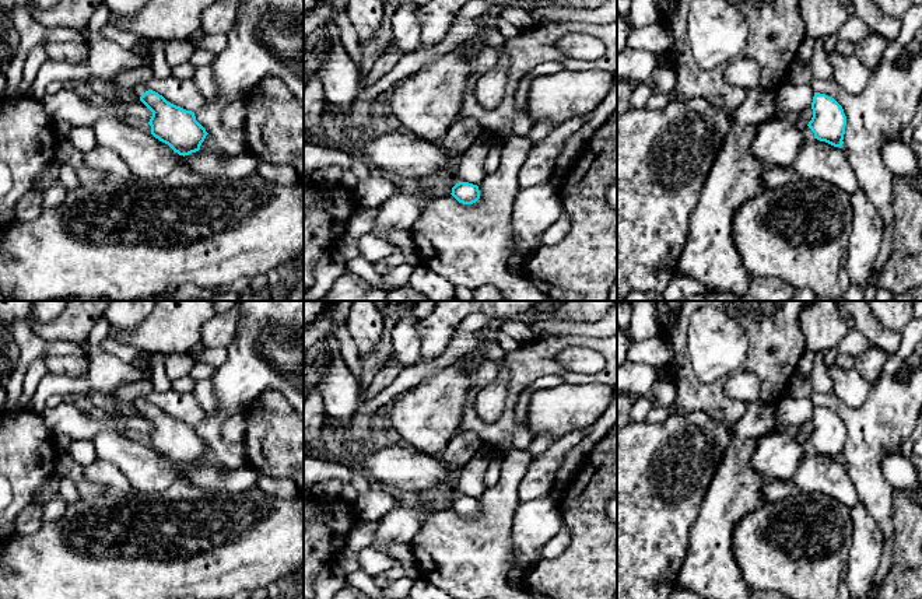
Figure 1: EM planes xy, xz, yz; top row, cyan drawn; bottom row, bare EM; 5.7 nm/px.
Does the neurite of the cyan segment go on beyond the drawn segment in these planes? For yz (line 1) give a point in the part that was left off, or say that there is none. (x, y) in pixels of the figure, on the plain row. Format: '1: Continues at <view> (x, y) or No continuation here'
1: No continuation here

